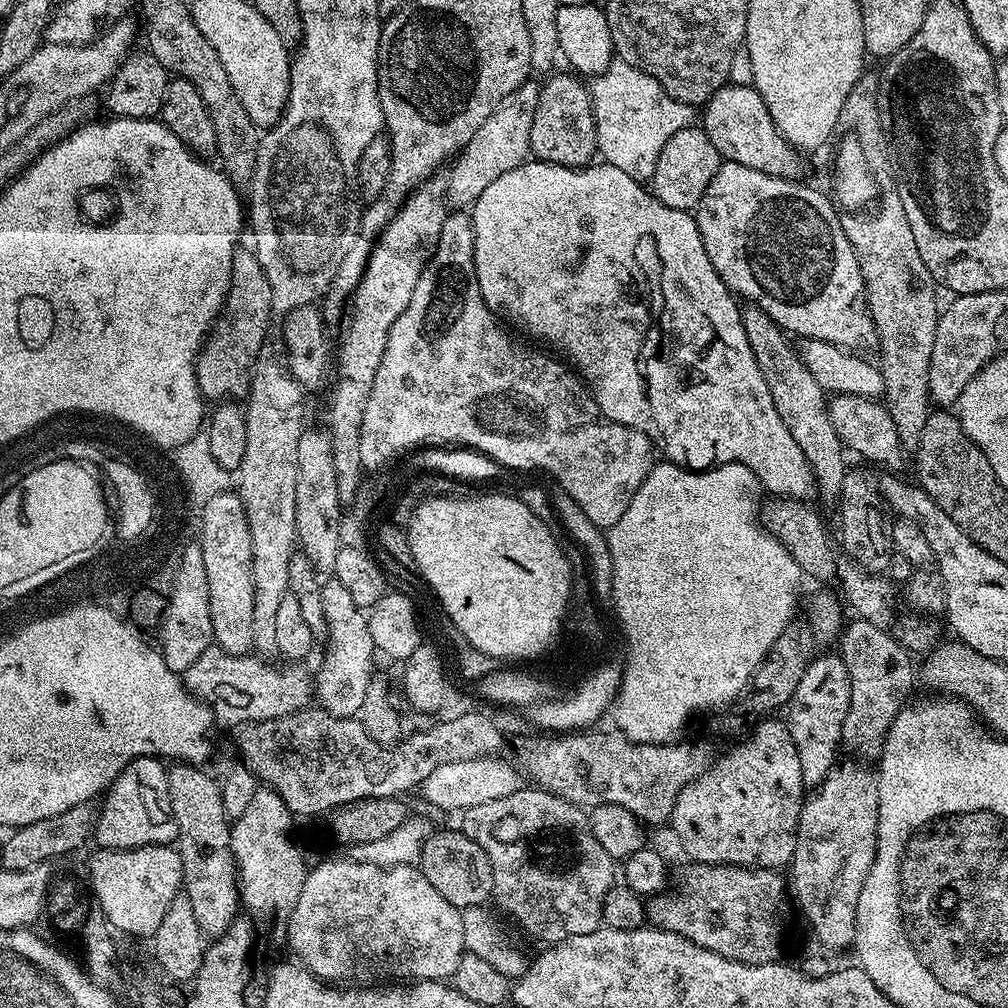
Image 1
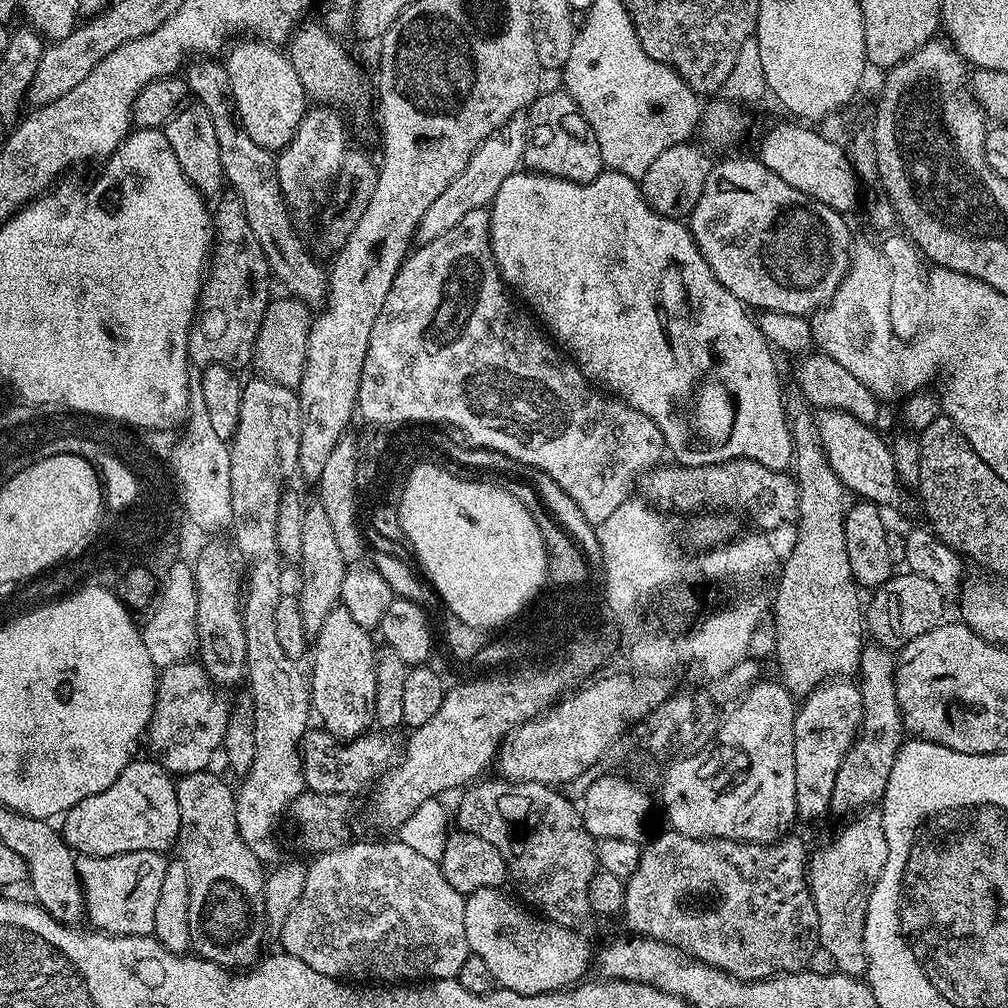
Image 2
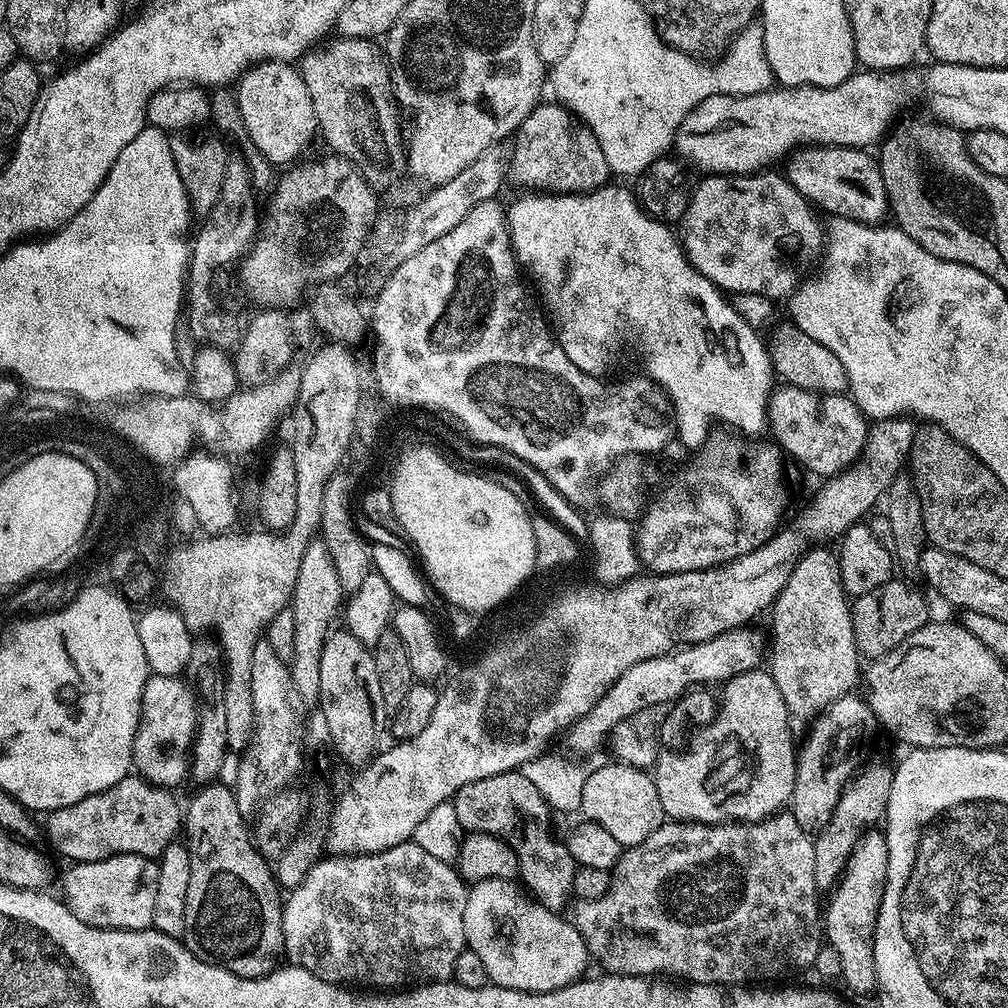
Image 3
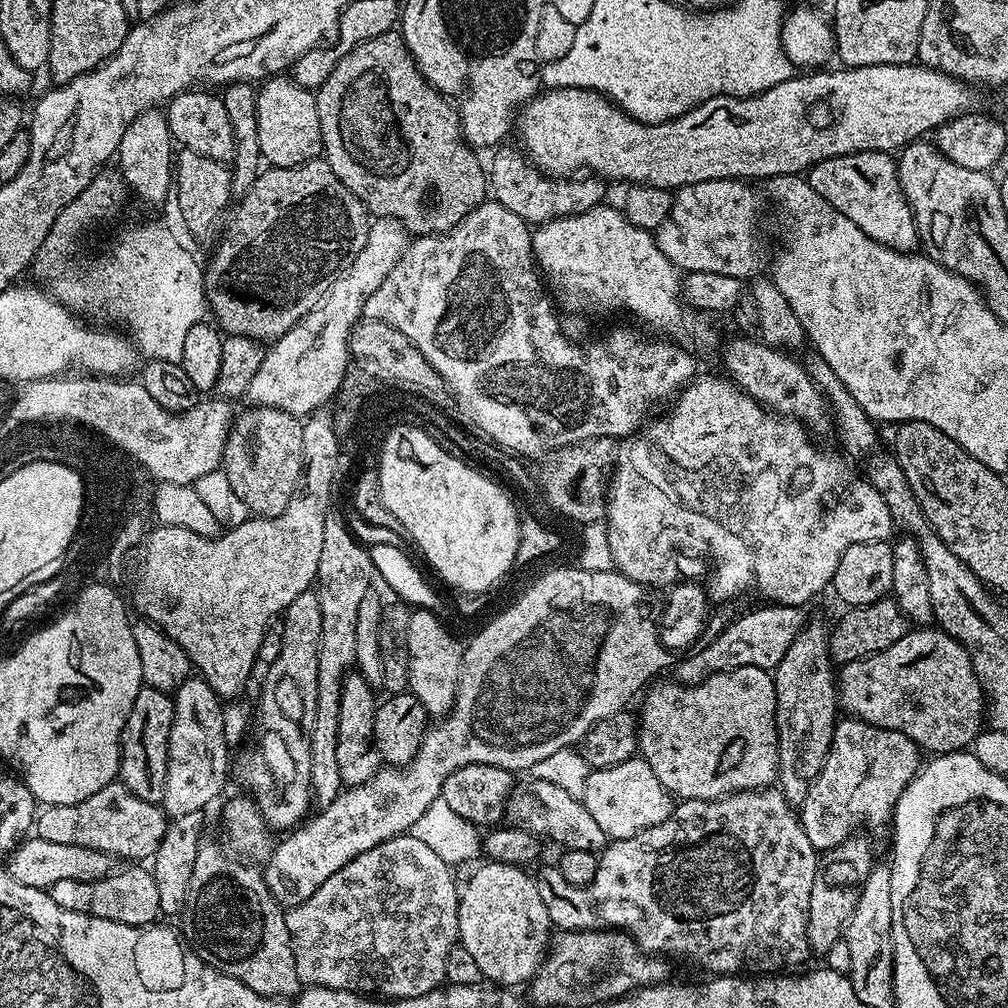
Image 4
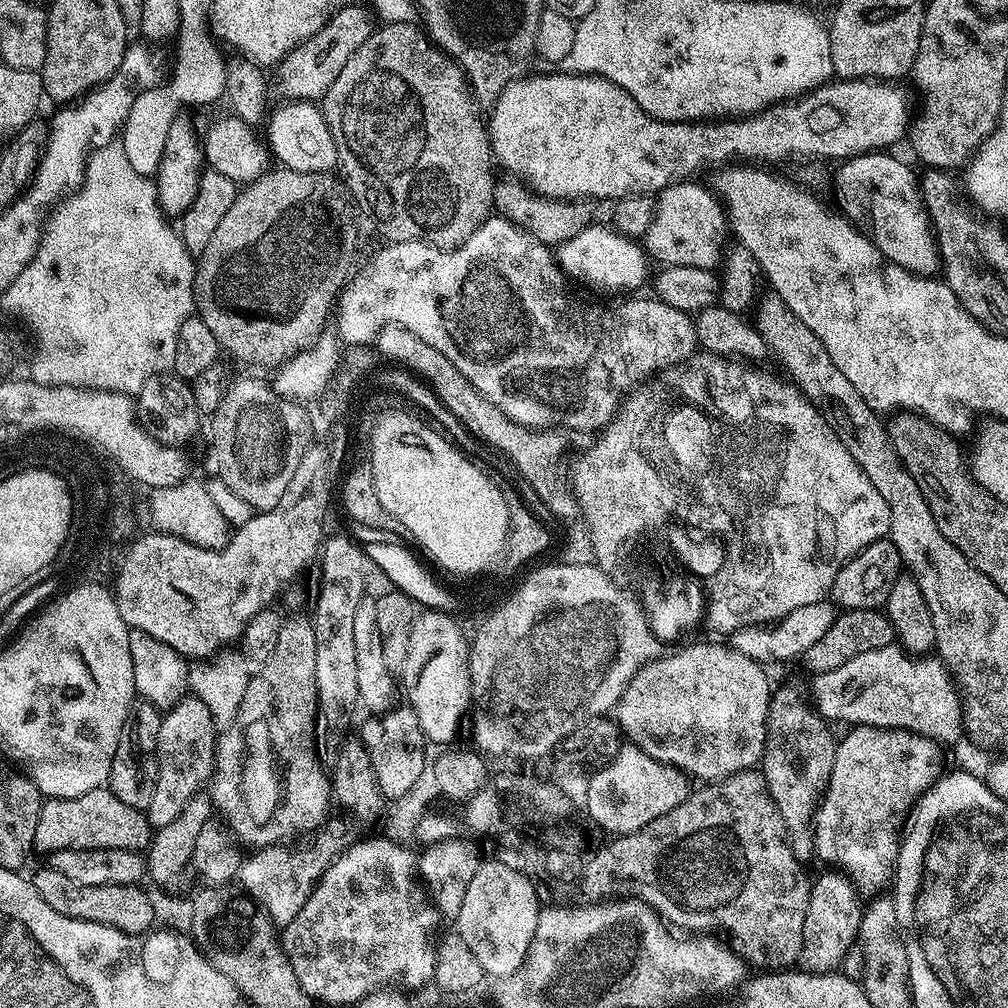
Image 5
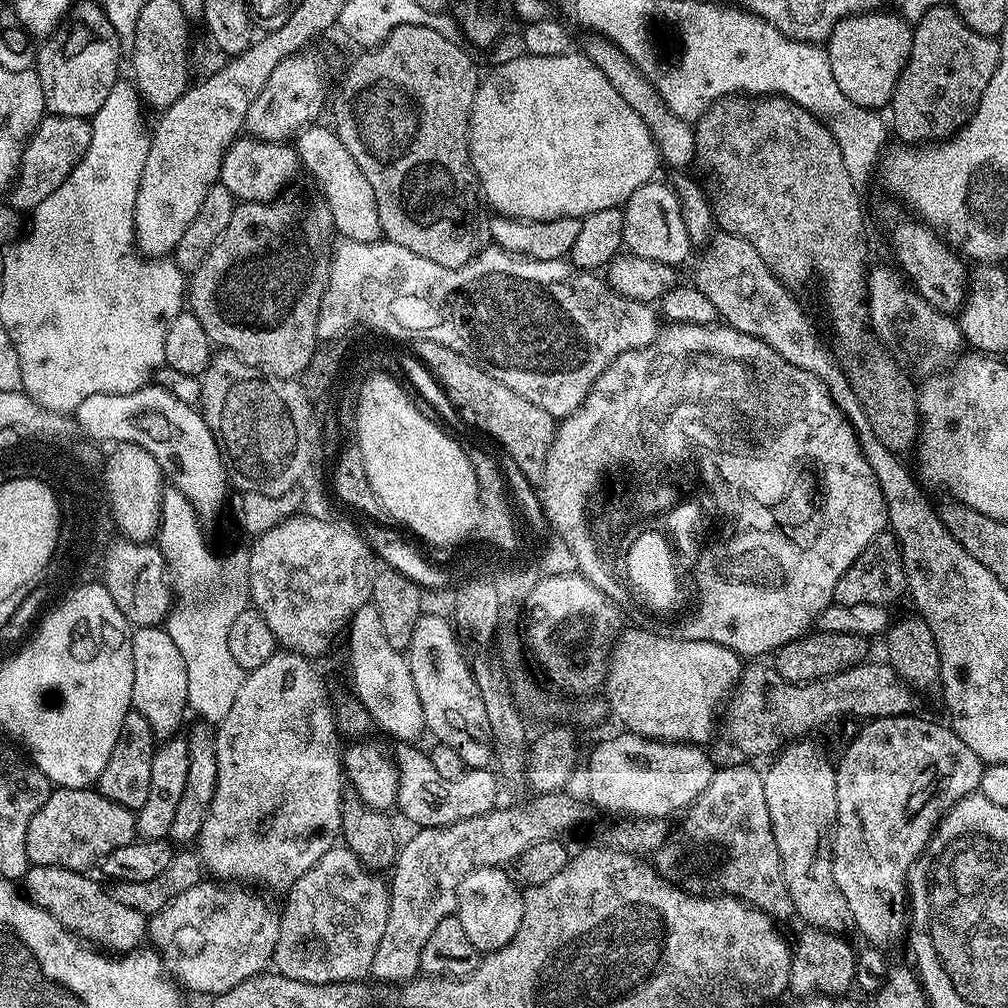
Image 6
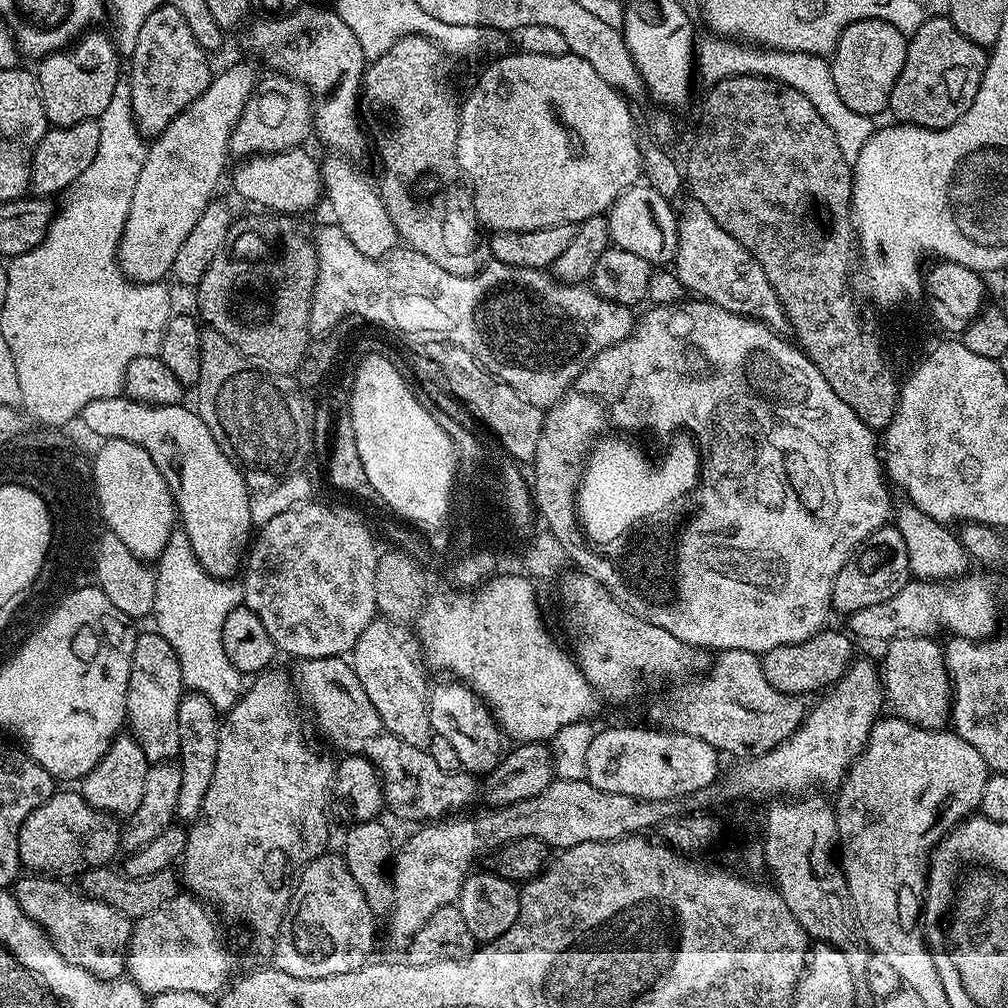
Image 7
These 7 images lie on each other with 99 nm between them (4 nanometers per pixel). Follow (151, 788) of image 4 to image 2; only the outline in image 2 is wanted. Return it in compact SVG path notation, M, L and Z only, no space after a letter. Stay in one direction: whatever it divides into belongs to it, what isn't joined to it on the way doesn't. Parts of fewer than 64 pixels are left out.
M195 659L163 669L156 682L156 701L146 733L147 755L173 777L203 772L212 755L221 751L230 704L219 696L217 685Z

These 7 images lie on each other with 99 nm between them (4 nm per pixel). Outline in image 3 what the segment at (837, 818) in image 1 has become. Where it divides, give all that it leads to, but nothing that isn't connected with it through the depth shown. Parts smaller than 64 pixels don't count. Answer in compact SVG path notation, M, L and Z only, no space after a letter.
M873 830L865 832L860 839L860 844L852 851L852 857L848 859L848 866L841 877L840 883L831 893L832 902L827 903L826 911L822 916L822 932L827 943L842 954L842 984L845 984L852 992L857 992L860 996L872 996L876 990L876 970L874 968L874 930L876 929L876 919L880 913L880 903L884 887L888 881L888 843L883 831Z

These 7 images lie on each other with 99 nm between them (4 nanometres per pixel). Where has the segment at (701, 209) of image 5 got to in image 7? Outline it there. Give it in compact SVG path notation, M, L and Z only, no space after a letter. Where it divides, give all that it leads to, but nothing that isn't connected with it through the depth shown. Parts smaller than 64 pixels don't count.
M644 182L627 188L608 209L608 239L622 250L645 259L651 266L668 266L676 259L678 246L678 212L673 201L667 200Z

